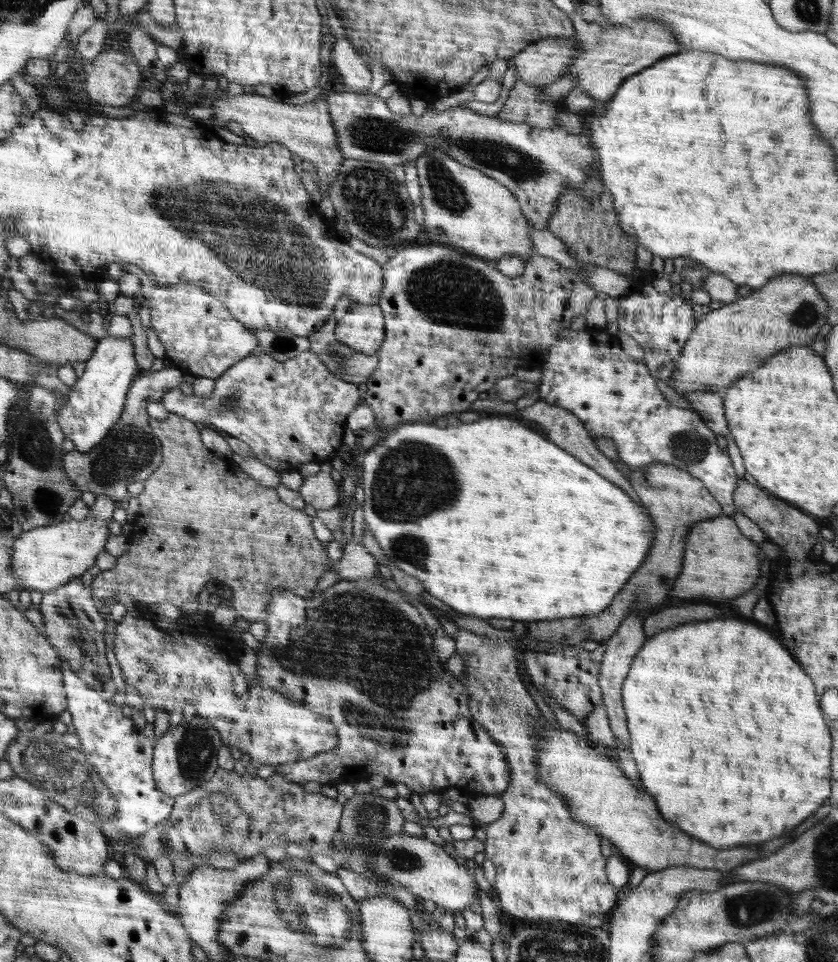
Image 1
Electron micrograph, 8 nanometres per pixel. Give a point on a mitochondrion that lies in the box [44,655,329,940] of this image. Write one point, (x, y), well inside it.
(225, 827)

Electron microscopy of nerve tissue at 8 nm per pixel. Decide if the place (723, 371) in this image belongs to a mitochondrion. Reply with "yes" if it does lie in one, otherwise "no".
no

